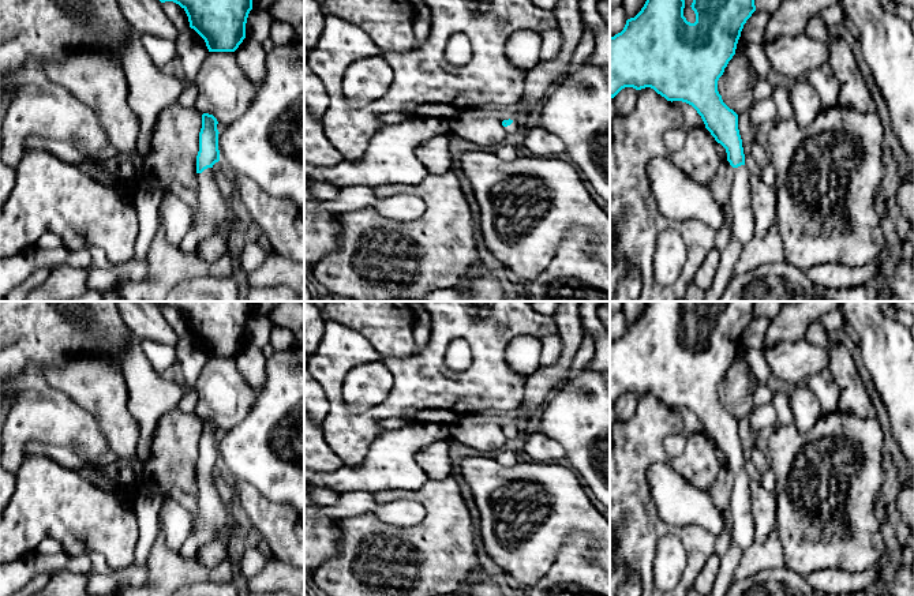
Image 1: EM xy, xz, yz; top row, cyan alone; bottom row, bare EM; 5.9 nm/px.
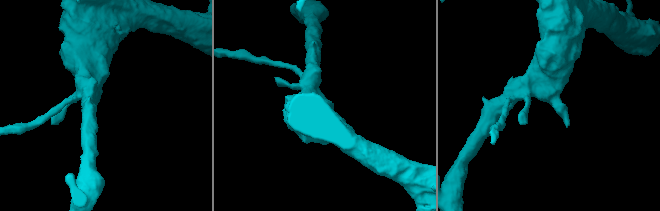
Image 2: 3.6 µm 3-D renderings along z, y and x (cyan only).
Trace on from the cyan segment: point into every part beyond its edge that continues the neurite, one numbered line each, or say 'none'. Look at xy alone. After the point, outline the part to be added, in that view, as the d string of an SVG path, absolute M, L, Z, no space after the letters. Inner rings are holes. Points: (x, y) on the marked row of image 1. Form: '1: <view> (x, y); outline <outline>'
1: xy (214, 213); outline M207 168L202 173L196 173L199 213L180 243L186 252L198 250L220 228L229 235L235 221L233 209L221 196L217 183L211 179L211 170L213 168Z

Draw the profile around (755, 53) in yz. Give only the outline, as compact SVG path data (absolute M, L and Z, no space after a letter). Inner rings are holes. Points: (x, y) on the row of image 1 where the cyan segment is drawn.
M739 37L735 53L743 55L748 59L757 80L765 79L772 70L761 44L750 44Z

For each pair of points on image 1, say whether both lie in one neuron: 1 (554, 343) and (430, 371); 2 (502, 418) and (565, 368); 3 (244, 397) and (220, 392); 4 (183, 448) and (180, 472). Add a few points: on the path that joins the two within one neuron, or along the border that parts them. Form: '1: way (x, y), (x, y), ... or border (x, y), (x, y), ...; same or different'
1: border (557, 333), (540, 338); different
2: way (517, 412), (550, 379); same
3: way (239, 397), (225, 397); same
4: way (180, 453), (180, 467); same

